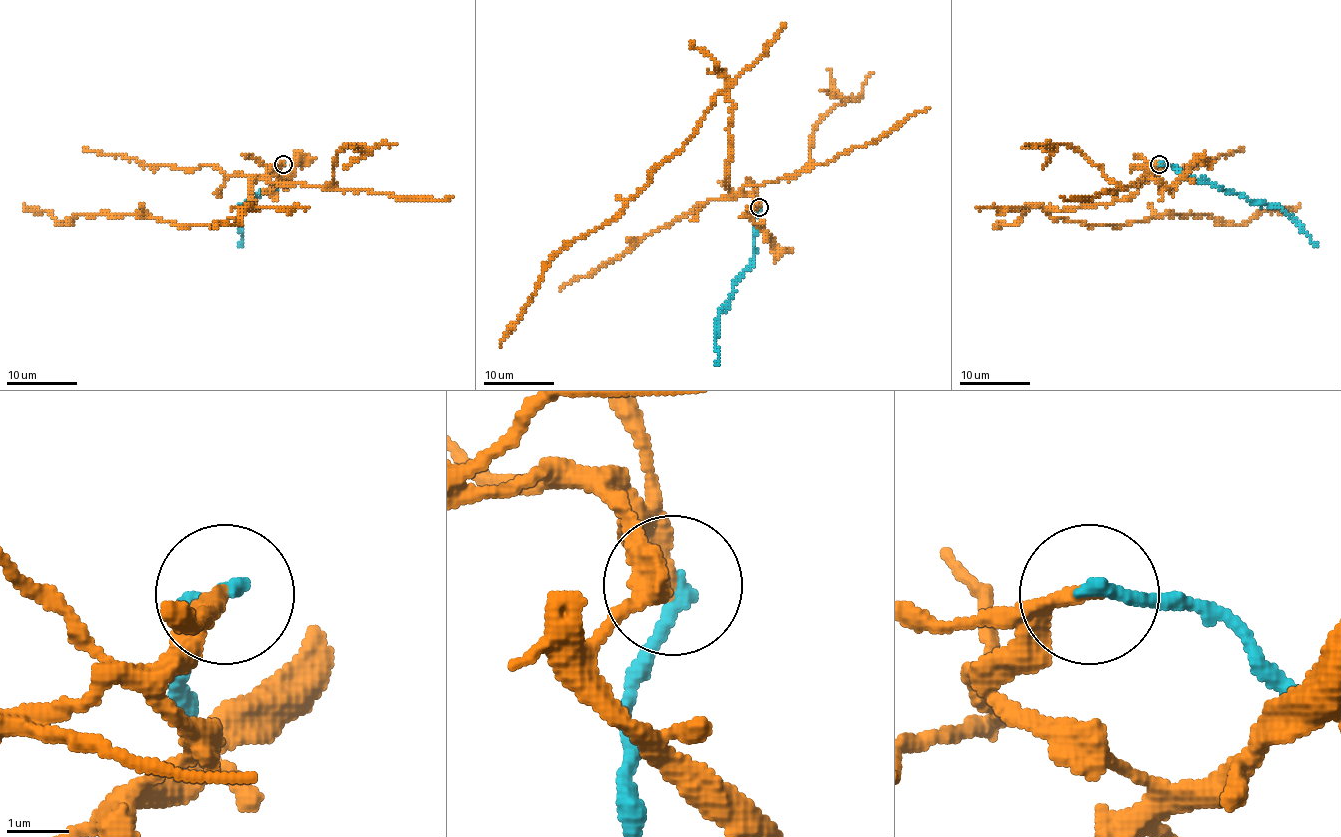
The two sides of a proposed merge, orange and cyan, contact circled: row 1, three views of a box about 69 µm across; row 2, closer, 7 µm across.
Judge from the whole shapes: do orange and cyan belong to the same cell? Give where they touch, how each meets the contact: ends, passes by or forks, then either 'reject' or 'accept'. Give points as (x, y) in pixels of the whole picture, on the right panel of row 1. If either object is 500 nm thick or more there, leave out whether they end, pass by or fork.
(1159, 164) | orange ends | cyan ends | reject

